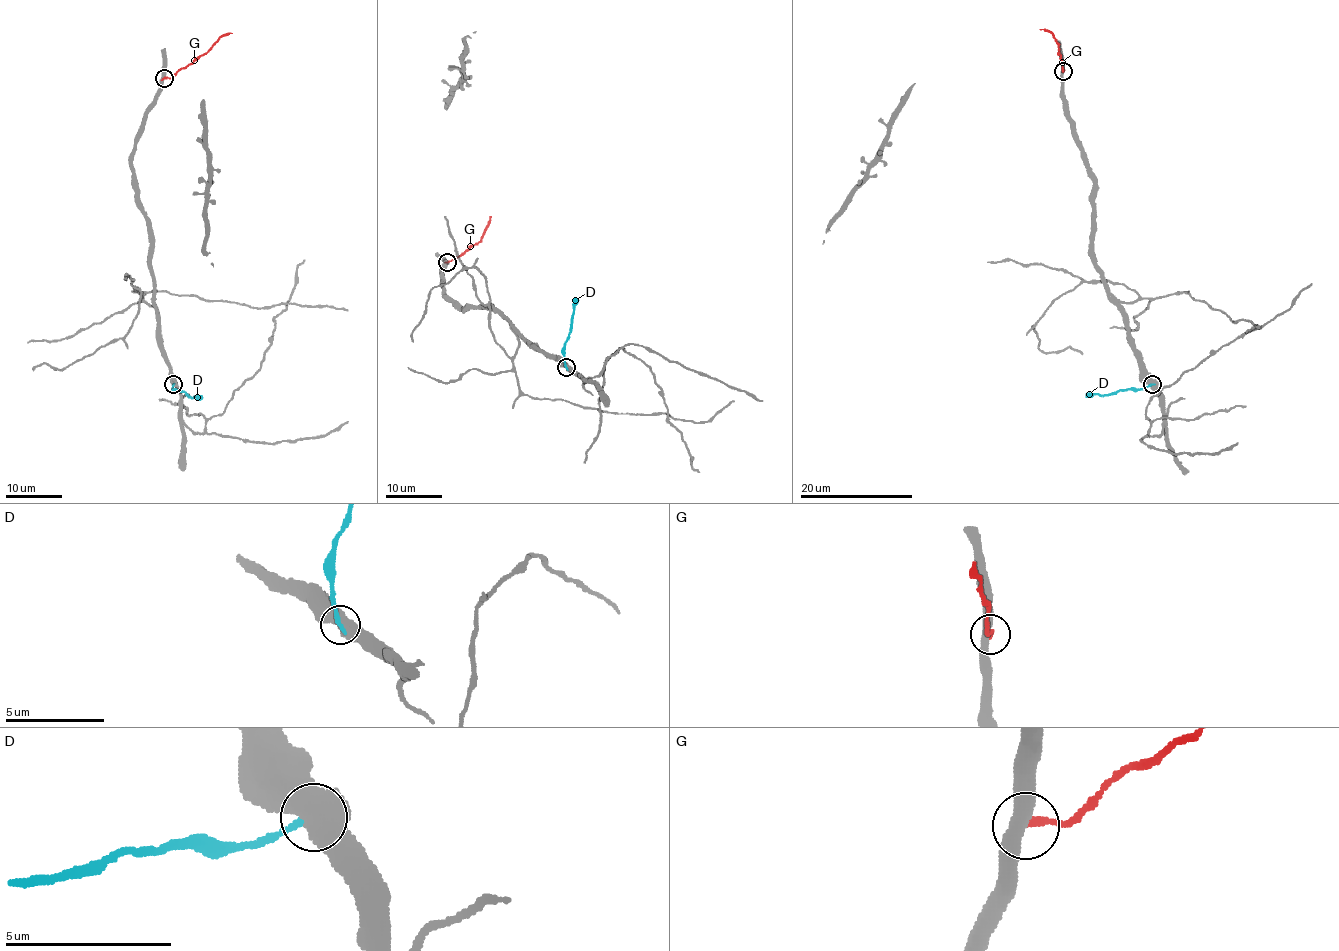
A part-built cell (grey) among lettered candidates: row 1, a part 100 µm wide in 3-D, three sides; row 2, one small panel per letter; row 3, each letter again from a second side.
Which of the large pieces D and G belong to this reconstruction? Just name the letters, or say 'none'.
none

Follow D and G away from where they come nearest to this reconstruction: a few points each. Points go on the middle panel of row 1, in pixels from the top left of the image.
D: (566, 367), (564, 341), (572, 322), (573, 302), (578, 298)
G: (447, 261), (463, 255), (479, 241), (490, 216)

